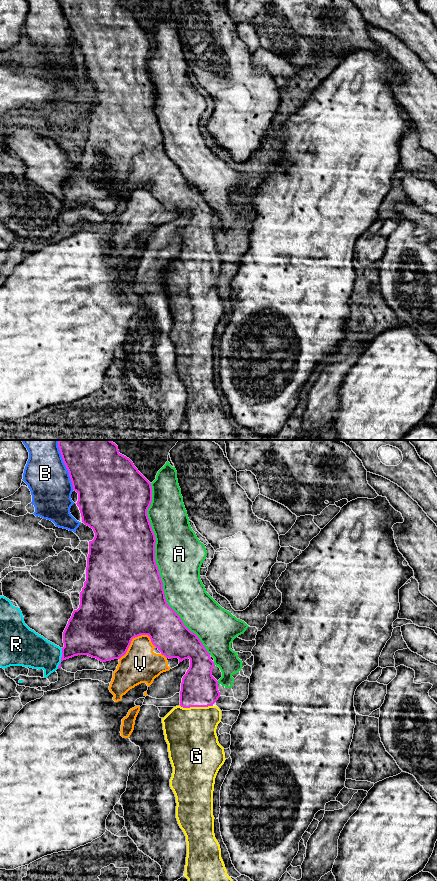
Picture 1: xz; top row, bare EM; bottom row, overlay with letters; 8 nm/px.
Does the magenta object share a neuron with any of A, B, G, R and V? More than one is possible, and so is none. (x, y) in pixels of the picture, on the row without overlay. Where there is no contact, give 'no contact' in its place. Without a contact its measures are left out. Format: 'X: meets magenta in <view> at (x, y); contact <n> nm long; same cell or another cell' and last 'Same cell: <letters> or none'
A: meets magenta in xz at (158, 121); contact 1450 nm long; another cell
B: meets magenta in xz at (67, 21); contact 360 nm long; another cell
G: meets magenta in xz at (196, 258); contact 280 nm long; same cell
R: meets magenta in xz at (61, 210); contact 170 nm long; another cell
V: meets magenta in xz at (135, 188); contact 320 nm long; another cell
Same cell: G

